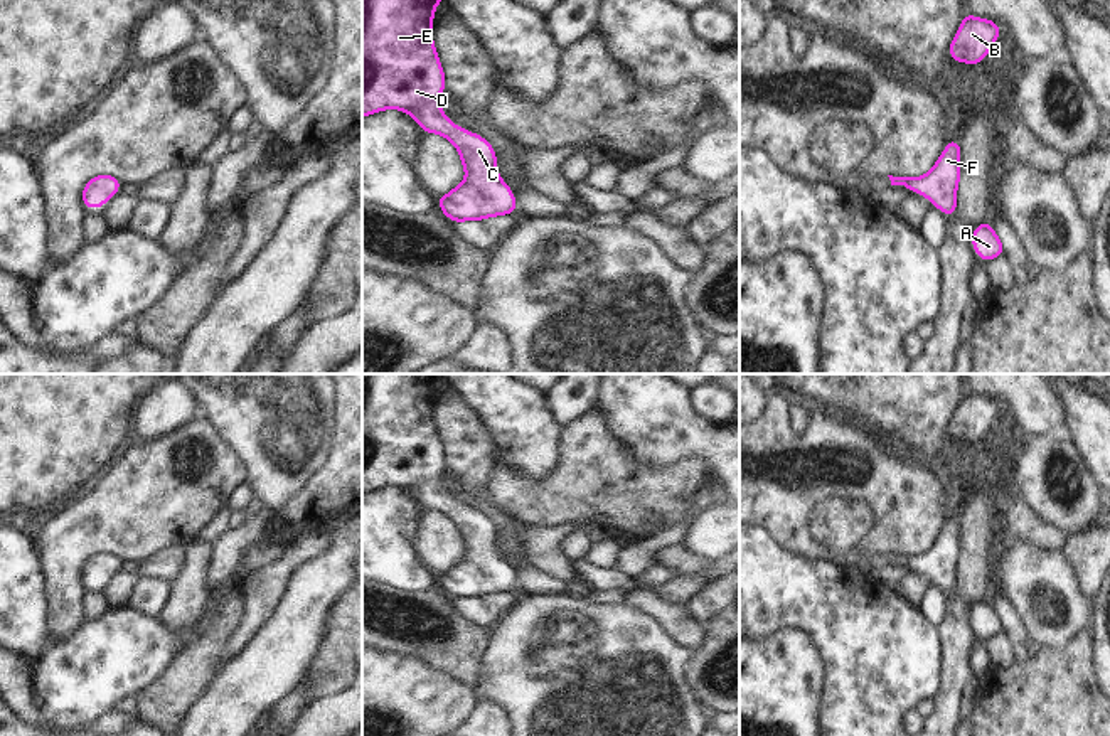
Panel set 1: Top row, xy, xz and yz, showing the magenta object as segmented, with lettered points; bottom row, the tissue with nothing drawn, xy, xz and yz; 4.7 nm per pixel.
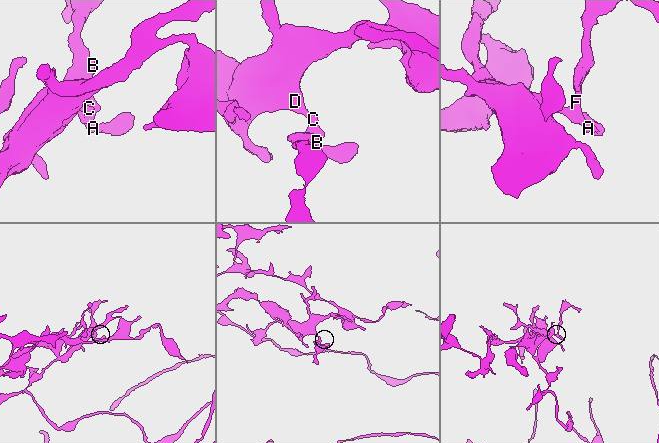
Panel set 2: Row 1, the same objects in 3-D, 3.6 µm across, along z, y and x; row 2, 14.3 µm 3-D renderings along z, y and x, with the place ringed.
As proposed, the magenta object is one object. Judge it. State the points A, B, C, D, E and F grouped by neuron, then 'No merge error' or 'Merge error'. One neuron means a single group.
Groups: A B C D E F. No merge error

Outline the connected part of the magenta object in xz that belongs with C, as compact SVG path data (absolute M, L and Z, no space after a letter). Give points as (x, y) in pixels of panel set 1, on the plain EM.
M362 374L362 495L382 487L403 487L419 500L423 510L438 510L456 524L467 556L438 576L438 584L453 600L512 591L517 579L497 551L492 522L450 499L440 482L446 456L433 421L433 391L441 377L443 374Z

